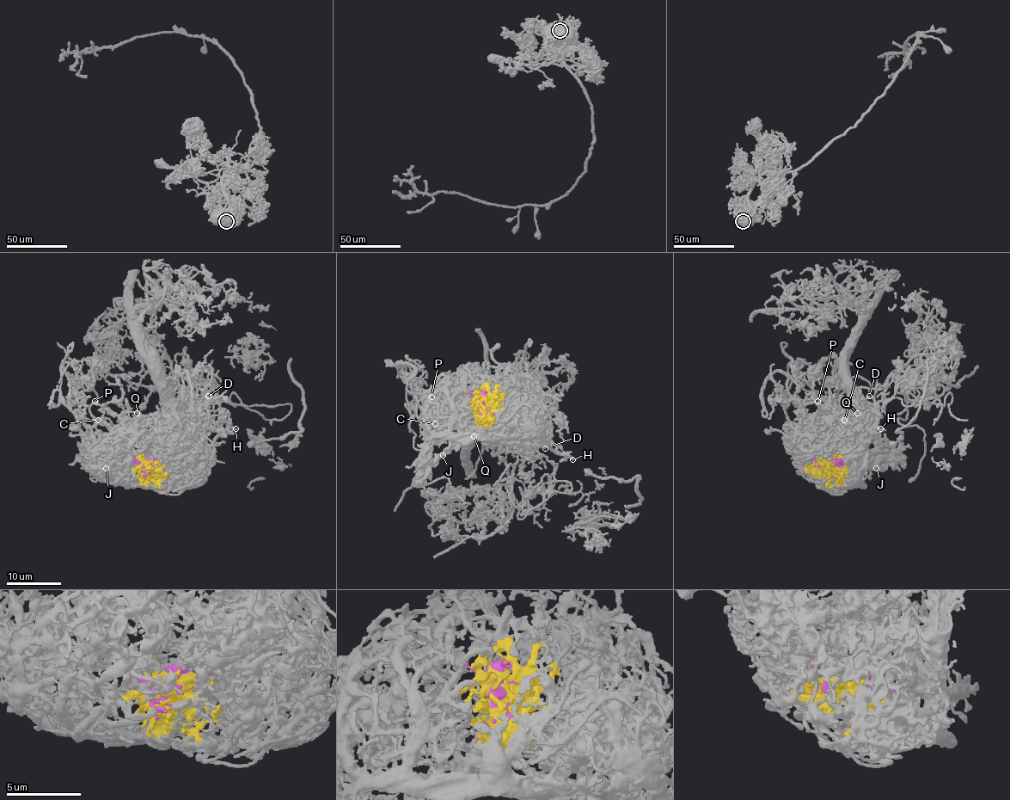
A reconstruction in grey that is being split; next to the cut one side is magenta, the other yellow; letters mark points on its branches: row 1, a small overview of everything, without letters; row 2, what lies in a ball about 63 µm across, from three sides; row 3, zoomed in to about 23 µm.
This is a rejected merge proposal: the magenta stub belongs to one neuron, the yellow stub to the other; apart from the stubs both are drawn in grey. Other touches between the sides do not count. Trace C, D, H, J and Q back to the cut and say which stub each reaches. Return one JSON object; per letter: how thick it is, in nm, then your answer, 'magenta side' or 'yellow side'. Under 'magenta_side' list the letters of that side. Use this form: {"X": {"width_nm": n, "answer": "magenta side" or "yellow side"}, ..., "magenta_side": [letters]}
{"C": {"width_nm": 360, "answer": "magenta side"}, "D": {"width_nm": 220, "answer": "yellow side"}, "H": {"width_nm": 280, "answer": "yellow side"}, "J": {"width_nm": 440, "answer": "yellow side"}, "Q": {"width_nm": 200, "answer": "yellow side"}, "magenta_side": ["C"]}

